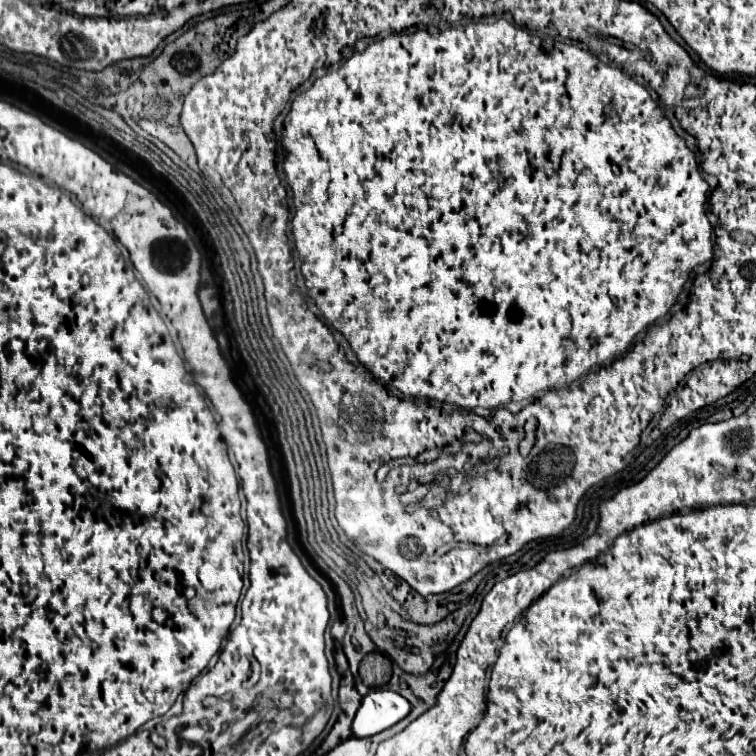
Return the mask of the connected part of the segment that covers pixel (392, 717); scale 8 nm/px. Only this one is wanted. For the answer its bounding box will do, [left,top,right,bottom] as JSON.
[352,689,410,737]

